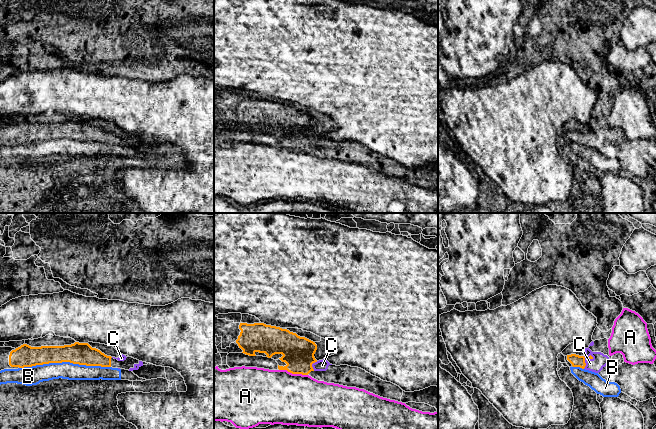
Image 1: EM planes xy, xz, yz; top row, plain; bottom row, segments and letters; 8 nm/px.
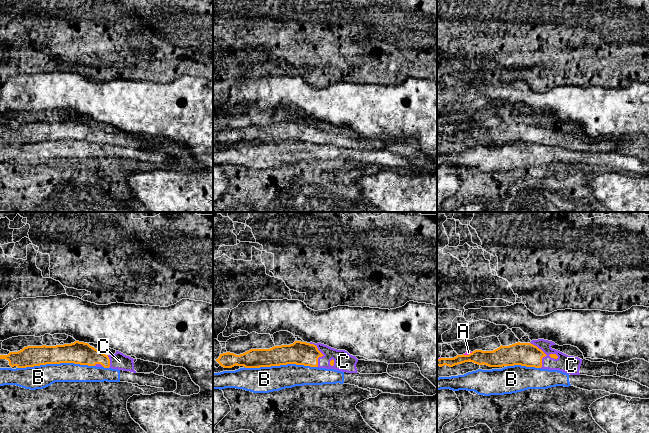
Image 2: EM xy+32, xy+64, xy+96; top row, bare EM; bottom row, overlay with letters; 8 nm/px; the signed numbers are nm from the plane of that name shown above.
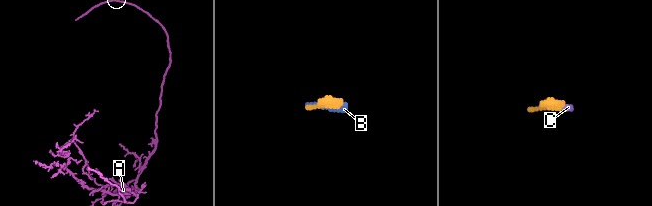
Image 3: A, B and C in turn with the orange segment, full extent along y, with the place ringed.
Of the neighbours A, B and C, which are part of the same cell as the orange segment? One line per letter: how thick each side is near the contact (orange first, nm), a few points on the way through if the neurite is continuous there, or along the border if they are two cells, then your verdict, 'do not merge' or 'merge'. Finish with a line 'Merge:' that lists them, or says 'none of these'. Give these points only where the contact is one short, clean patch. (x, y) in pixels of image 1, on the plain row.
A: 260 nm thick on the orange side, 440 nm on the other; do not merge
B: 180 nm thick on the orange side, 140 nm on the other; do not merge
C: 100 nm thick on the orange side, 120 nm on the other; runs through yz (577, 137), (584, 138), (599, 136); merge
Merge: C

